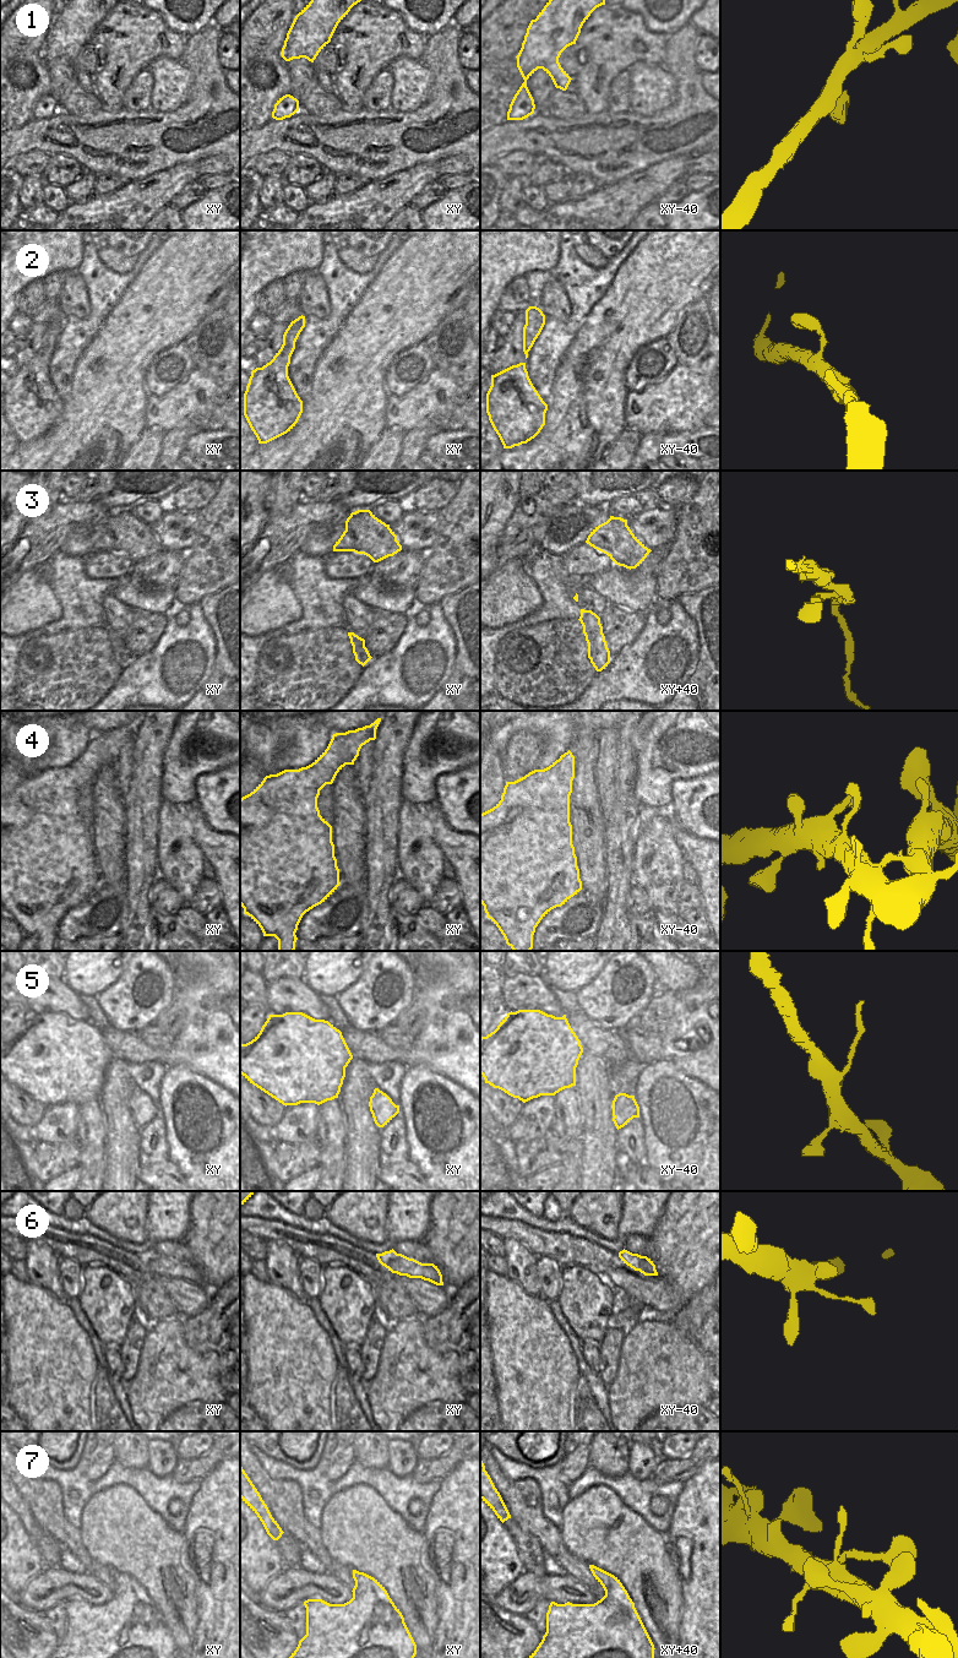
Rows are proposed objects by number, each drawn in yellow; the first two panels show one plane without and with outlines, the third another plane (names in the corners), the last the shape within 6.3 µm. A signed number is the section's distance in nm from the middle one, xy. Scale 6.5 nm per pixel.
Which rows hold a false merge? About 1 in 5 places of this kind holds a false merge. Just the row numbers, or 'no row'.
3, 5.

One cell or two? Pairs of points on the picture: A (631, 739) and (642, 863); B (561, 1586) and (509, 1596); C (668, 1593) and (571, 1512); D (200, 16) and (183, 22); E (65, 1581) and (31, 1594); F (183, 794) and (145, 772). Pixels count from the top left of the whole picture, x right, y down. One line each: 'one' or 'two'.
A: two
B: one
C: one
D: one
E: one
F: two

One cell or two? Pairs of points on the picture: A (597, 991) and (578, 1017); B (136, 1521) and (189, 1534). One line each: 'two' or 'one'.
A: two
B: two

